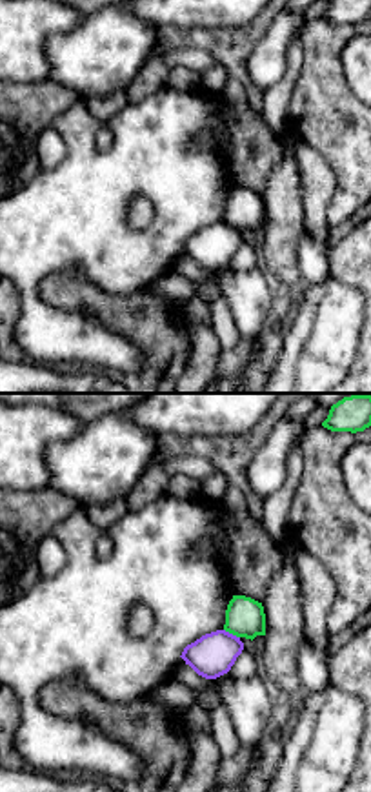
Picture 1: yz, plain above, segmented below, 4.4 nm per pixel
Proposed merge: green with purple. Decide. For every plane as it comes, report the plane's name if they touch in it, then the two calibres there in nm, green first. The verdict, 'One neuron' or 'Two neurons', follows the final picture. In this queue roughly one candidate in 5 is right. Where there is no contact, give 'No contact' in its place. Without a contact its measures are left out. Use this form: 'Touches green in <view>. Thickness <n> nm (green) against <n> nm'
Touches green in yz. Thickness 180 nm (green) against 190 nm

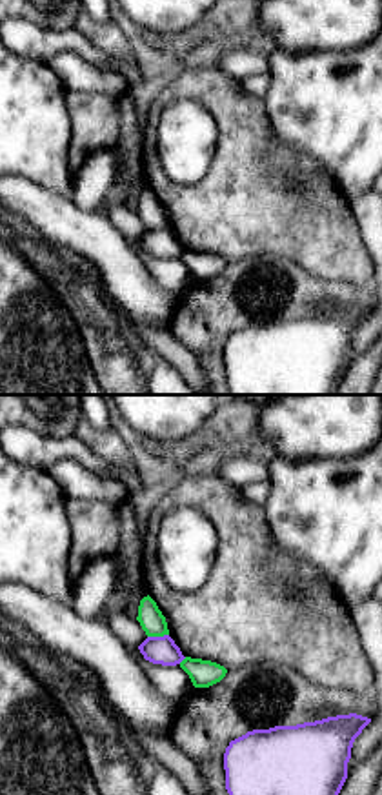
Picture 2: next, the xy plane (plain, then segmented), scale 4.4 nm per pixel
Touches green in xy. Thickness 110 nm (green) against 130 nm

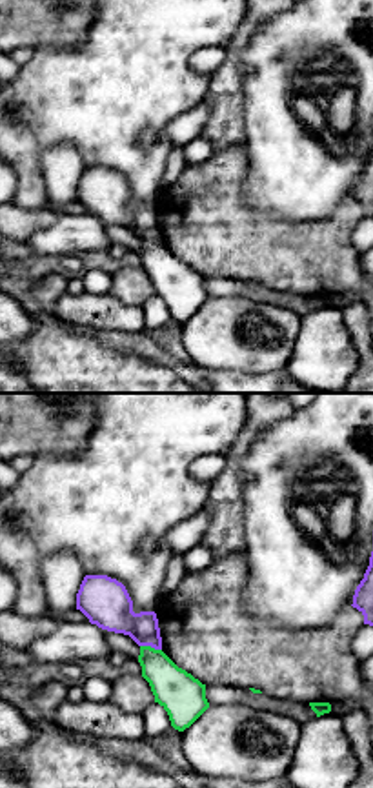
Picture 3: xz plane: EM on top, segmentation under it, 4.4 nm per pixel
Touches green in xz. Thickness 190 nm (green) against 200 nm

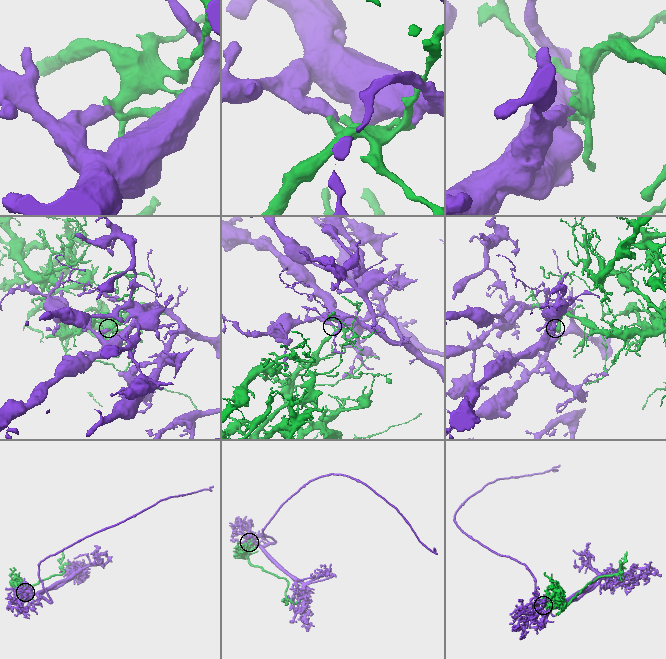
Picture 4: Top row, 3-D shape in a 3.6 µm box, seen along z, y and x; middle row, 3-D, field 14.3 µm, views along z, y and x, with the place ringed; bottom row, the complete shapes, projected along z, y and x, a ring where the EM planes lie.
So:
Two neurons

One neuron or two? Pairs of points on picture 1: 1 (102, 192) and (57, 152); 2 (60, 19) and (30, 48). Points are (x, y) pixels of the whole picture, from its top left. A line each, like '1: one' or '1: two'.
1: two
2: one

